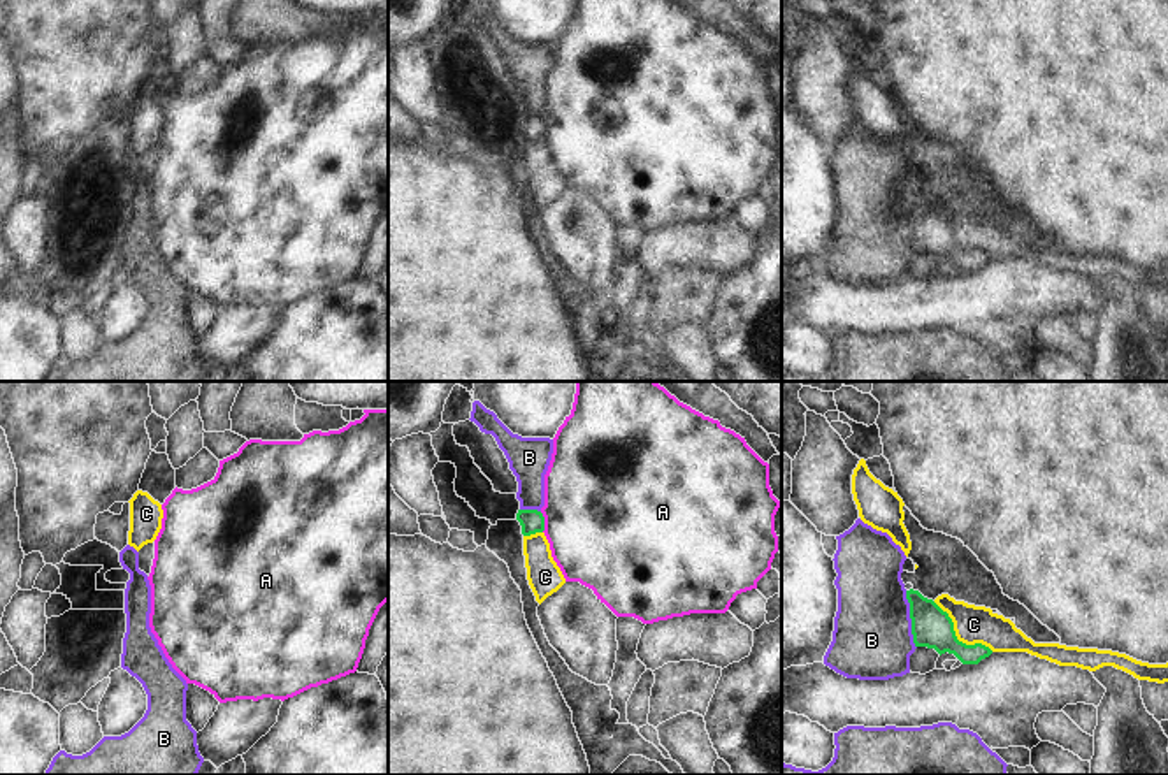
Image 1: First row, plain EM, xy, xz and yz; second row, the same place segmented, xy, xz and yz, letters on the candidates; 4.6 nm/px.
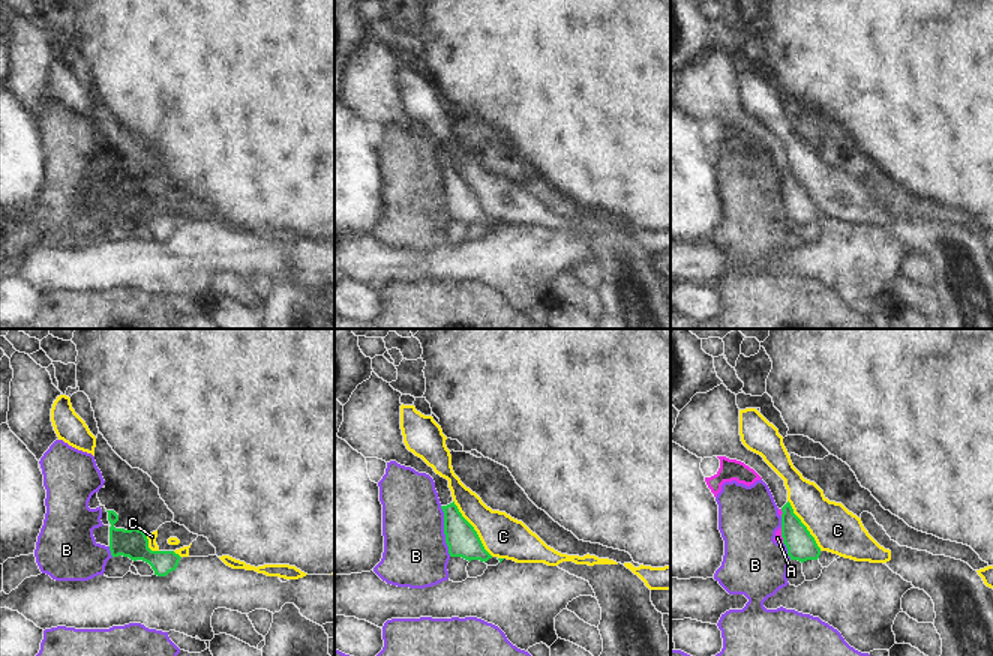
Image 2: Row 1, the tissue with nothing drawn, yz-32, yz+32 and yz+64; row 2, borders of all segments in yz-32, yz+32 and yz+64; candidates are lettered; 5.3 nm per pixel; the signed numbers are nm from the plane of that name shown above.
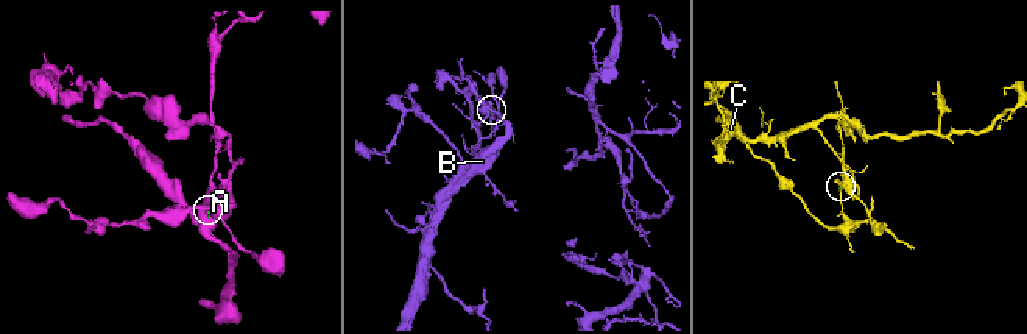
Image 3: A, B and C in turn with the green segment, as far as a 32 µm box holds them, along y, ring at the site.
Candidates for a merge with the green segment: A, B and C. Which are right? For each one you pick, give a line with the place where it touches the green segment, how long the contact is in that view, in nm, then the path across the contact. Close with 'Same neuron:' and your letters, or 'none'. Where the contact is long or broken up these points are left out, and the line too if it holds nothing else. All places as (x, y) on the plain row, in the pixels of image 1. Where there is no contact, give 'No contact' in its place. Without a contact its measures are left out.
Same neuron: none

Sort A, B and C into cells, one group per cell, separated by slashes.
A / B / C

